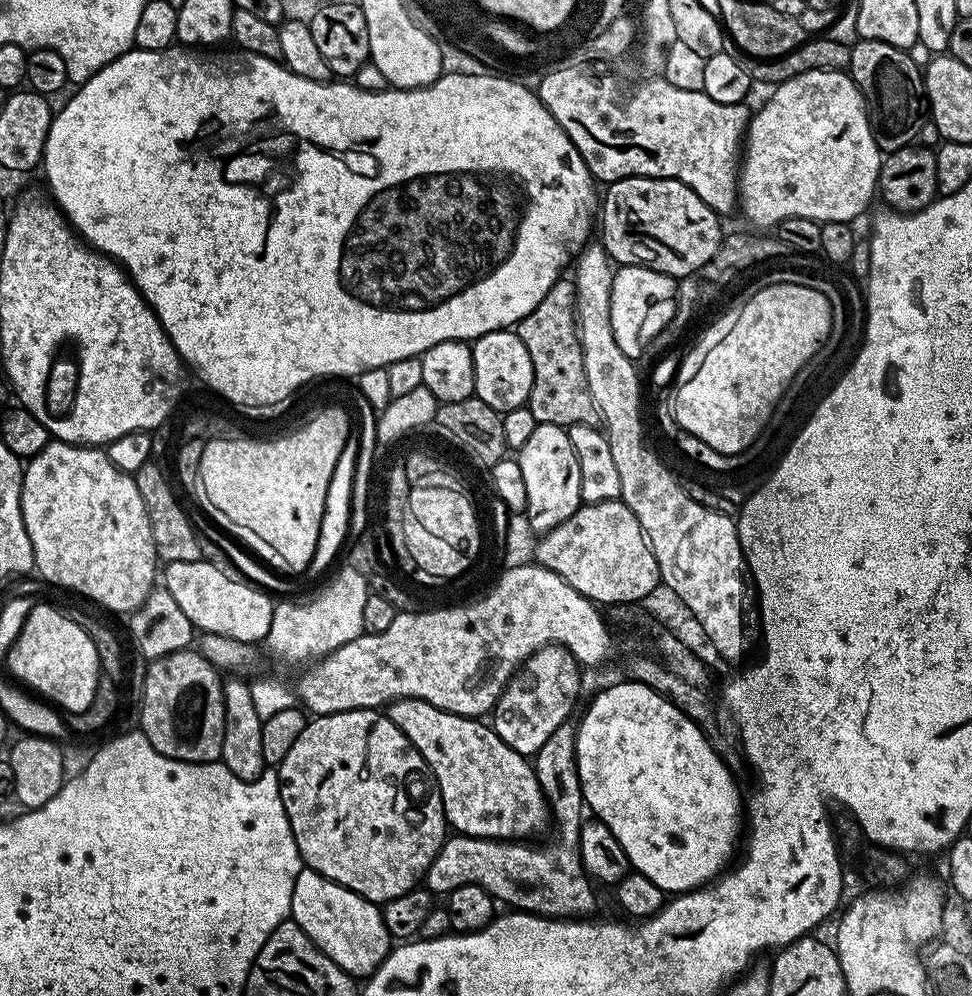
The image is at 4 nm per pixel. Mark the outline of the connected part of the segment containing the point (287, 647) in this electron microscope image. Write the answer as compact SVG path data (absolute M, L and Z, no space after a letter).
M344 566L344 569L317 594L313 600L304 600L299 604L296 600L284 600L275 605L272 610L272 621L266 647L268 652L276 660L281 660L284 664L302 664L323 660L330 655L338 646L346 646L346 642L354 642L354 638L364 635L363 612L366 611L366 598L370 595L367 575L356 567Z

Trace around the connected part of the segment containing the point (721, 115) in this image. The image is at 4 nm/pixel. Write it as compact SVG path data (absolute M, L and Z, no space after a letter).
M556 66L546 71L538 95L546 110L554 114L558 126L570 134L570 142L578 146L578 154L582 154L593 180L601 185L607 186L631 176L677 180L690 186L690 190L694 190L694 194L698 194L710 210L718 214L735 213L738 208L742 145L750 119L749 105L714 102L714 98L704 91L681 90L679 86L670 86L670 82L662 78L648 80L645 84L637 83L635 87L628 104L612 104L612 100L608 100L608 96L604 96L592 80L584 80L584 76L576 76L576 72L562 72Z

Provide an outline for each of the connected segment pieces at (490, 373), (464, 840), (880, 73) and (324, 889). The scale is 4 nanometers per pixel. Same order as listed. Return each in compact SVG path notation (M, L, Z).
M505 330L480 336L472 344L472 357L476 387L474 395L479 400L501 414L527 405L534 386L534 362L530 362L530 350L526 350L522 338L515 331Z
M576 724L558 726L534 757L536 777L550 809L553 840L539 848L536 842L483 840L477 836L452 834L445 839L423 883L433 894L447 894L458 886L477 884L512 910L532 912L535 916L555 916L557 920L588 918L596 908L593 881L580 861L580 825L586 805L576 769Z
M857 39L851 45L852 53L847 71L864 99L868 111L870 130L874 134L874 142L880 147L881 153L897 152L899 148L909 147L912 140L920 132L920 127L926 124L926 97L924 94L924 77L921 65L911 60L909 53L902 48L895 48L886 42Z
M301 867L294 882L292 921L298 925L343 972L353 978L367 978L378 970L394 947L394 938L386 928L381 905L370 902L338 882L330 882L312 868Z

